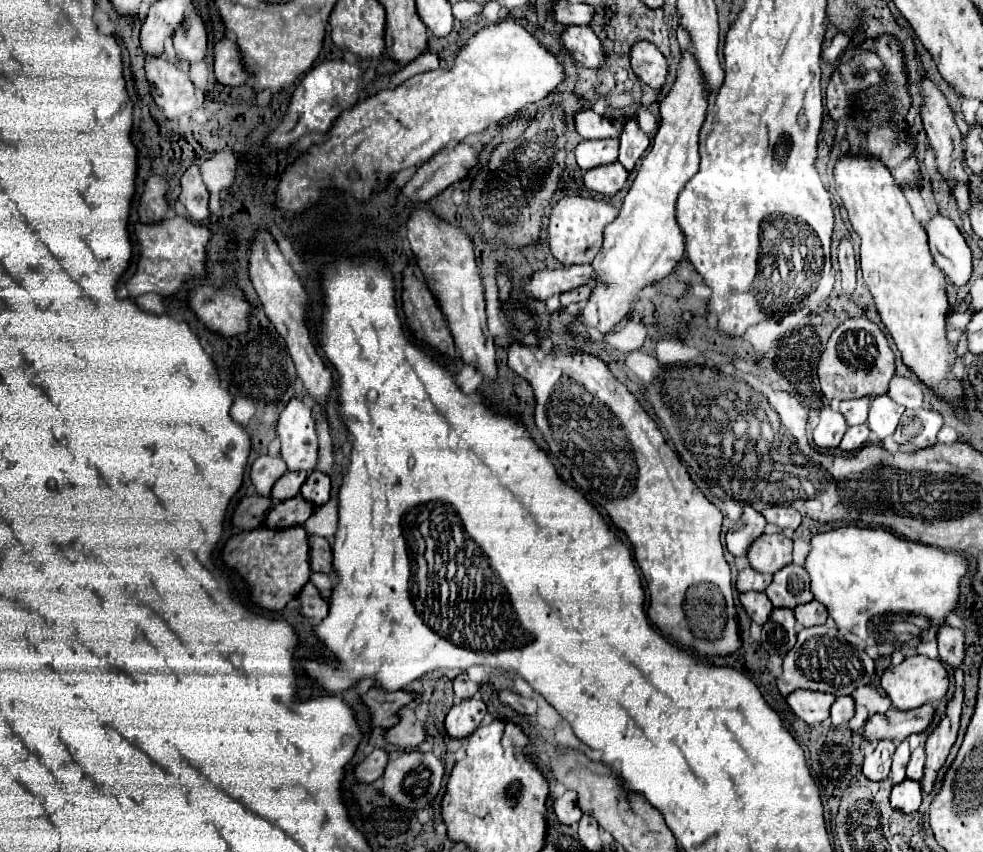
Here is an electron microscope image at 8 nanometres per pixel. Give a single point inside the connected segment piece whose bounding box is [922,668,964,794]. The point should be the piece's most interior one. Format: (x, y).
(939, 743)

